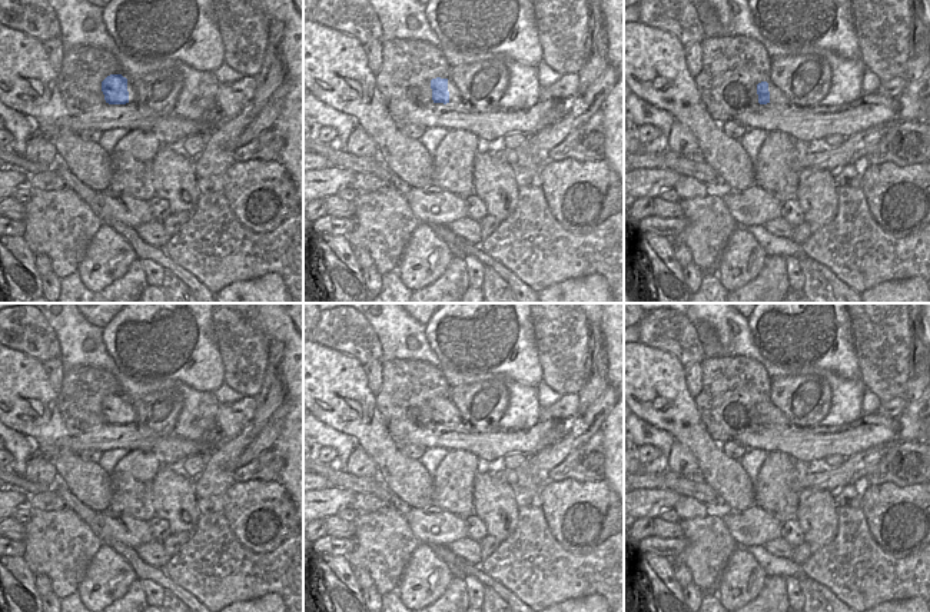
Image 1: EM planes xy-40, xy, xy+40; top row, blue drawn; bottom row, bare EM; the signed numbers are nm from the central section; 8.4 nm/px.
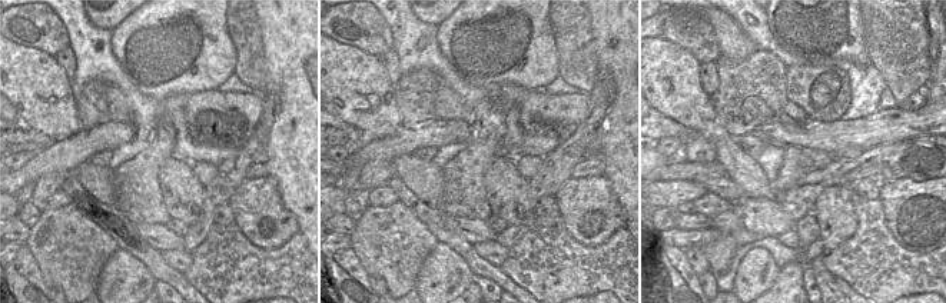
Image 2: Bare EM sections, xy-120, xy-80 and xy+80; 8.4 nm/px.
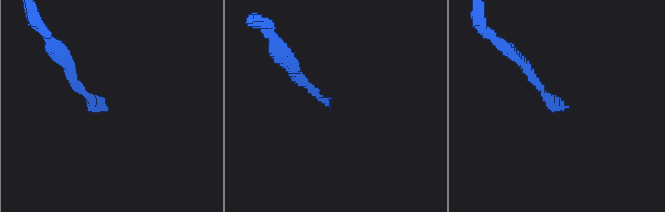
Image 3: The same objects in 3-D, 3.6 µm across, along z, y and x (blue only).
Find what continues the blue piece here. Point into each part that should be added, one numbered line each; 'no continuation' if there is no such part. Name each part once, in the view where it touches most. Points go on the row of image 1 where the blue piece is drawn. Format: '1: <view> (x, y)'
1: xy (454, 95)

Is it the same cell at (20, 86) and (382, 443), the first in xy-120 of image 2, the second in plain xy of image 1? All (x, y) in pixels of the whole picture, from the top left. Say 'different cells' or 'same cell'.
same cell

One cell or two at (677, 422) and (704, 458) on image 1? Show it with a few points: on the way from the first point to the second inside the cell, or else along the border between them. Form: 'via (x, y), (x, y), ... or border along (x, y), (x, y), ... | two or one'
via (686, 431), (704, 449) | one

